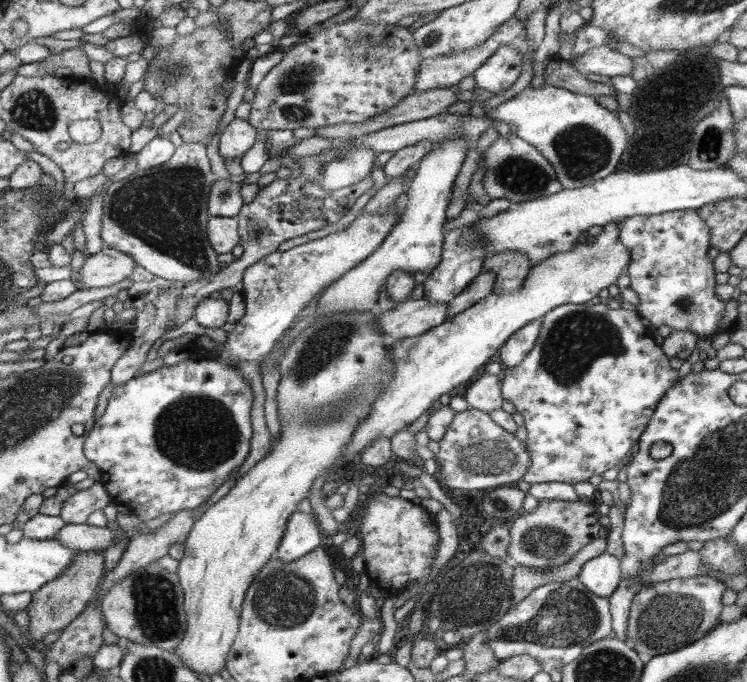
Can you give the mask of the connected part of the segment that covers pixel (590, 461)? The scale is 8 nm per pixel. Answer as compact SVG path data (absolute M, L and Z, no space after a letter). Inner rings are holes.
M588 302L564 304L550 311L542 319L541 334L533 350L517 367L503 368L500 379L502 398L510 400L524 416L528 431L525 444L533 463L524 481L530 485L546 482L576 485L618 467L638 436L649 427L666 390L678 382L678 370L668 364L668 356L652 340L648 328L640 324L633 307L614 309L608 304Z

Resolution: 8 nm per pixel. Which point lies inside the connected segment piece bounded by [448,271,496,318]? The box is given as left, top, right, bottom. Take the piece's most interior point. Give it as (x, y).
(481, 286)

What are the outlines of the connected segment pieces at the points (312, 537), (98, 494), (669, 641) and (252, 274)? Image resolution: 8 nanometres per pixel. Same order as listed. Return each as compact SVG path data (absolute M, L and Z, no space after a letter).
M297 511L286 524L276 557L280 560L296 560L320 547L320 527L315 516Z
M98 481L90 488L72 494L66 502L63 502L59 516L65 524L87 524L90 514L96 510L104 511L104 508L112 502L102 481Z
M694 576L688 579L673 579L666 583L653 583L644 586L638 591L636 598L633 599L632 610L629 612L629 640L628 644L632 645L640 654L646 652L650 658L660 654L668 654L688 647L689 644L696 643L697 640L704 638L709 634L714 626L718 626L720 613L723 609L722 596L727 587L711 576Z
M402 195L388 212L362 214L344 230L338 230L334 234L328 234L324 238L312 240L284 252L276 250L261 258L256 264L248 266L241 280L244 316L234 323L234 328L228 331L226 340L210 352L210 359L234 370L237 370L238 362L260 363L316 294L322 292L322 289L326 290L332 282L337 282L342 275L358 266L358 263L364 262L384 243L406 208L407 195Z

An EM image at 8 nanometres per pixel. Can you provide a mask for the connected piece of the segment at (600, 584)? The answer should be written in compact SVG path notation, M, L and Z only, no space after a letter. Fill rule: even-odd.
M604 551L582 566L578 578L586 589L606 600L621 585L621 559Z

